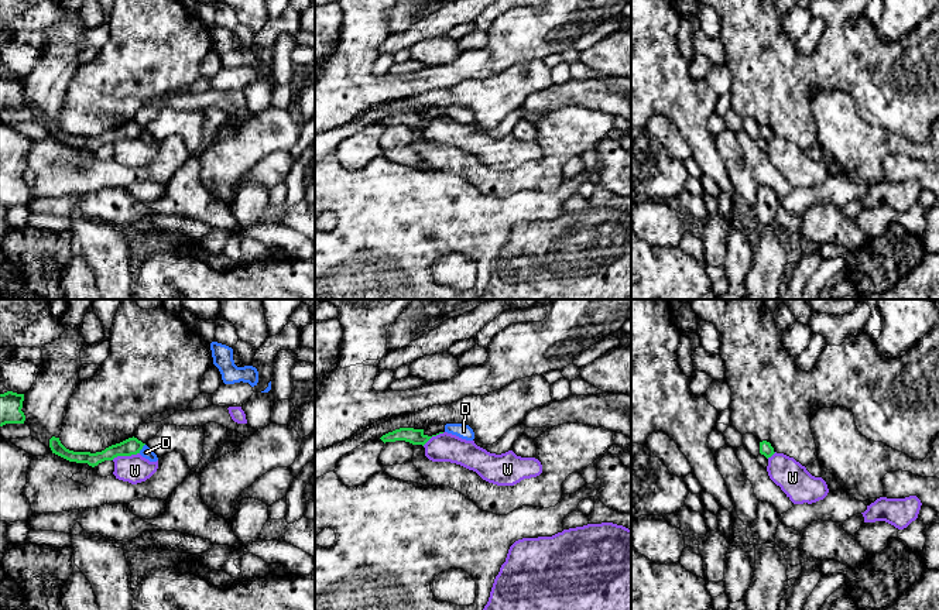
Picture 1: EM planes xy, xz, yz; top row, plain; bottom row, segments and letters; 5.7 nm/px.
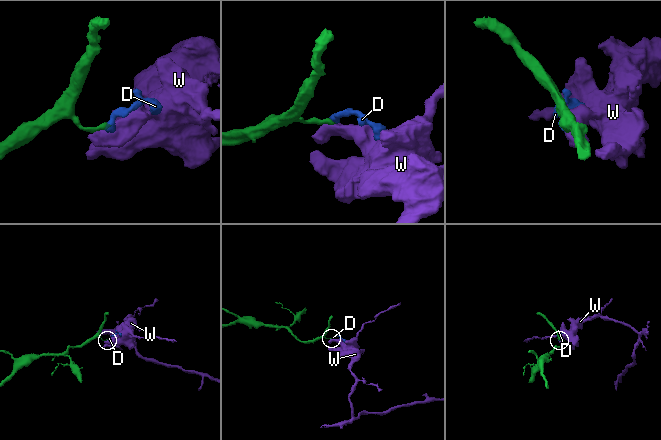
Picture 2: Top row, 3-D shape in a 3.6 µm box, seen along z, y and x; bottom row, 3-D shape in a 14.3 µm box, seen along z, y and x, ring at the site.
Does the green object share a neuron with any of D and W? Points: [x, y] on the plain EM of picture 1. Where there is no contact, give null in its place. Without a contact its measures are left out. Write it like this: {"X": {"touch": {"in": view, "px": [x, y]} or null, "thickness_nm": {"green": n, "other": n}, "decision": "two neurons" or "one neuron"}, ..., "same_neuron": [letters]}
{"D": {"touch": {"in": "xy", "px": [141, 132]}, "thickness_nm": {"green": 100, "other": 70}, "decision": "two neurons"}, "W": {"touch": {"in": "xy", "px": [124, 139]}, "thickness_nm": {"green": 100, "other": 160}, "decision": "two neurons"}, "same_neuron": []}

